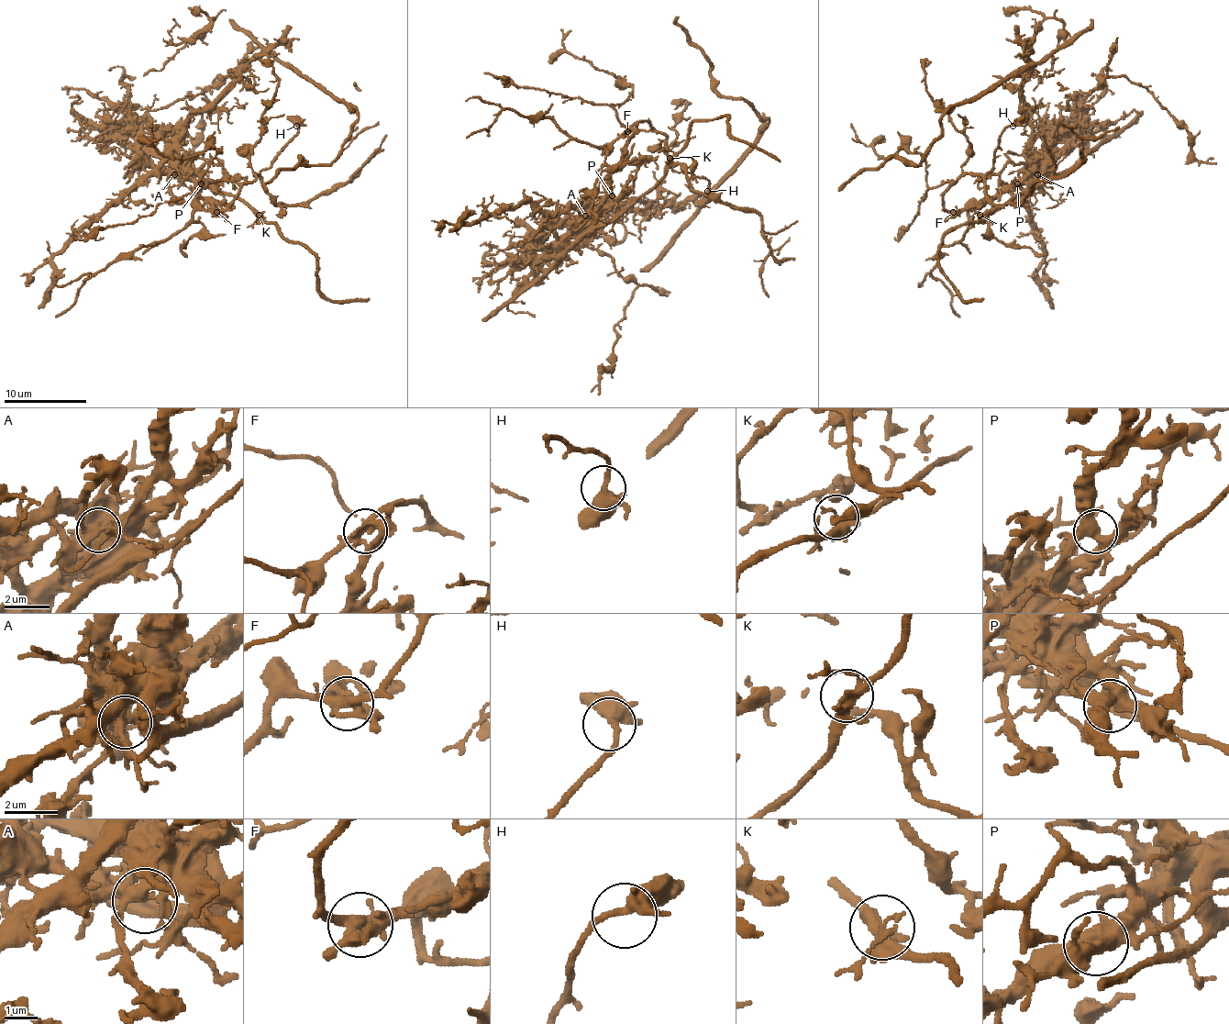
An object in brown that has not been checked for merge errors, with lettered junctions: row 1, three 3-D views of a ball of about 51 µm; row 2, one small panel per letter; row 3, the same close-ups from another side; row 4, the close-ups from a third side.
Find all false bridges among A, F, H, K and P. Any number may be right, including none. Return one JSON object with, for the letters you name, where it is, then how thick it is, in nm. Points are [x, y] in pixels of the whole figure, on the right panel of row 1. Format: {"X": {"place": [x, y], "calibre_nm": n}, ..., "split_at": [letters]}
{"A": {"place": [1037, 174], "calibre_nm": 380}, "F": {"place": [953, 212], "calibre_nm": 340}, "split_at": ["A", "F"]}

